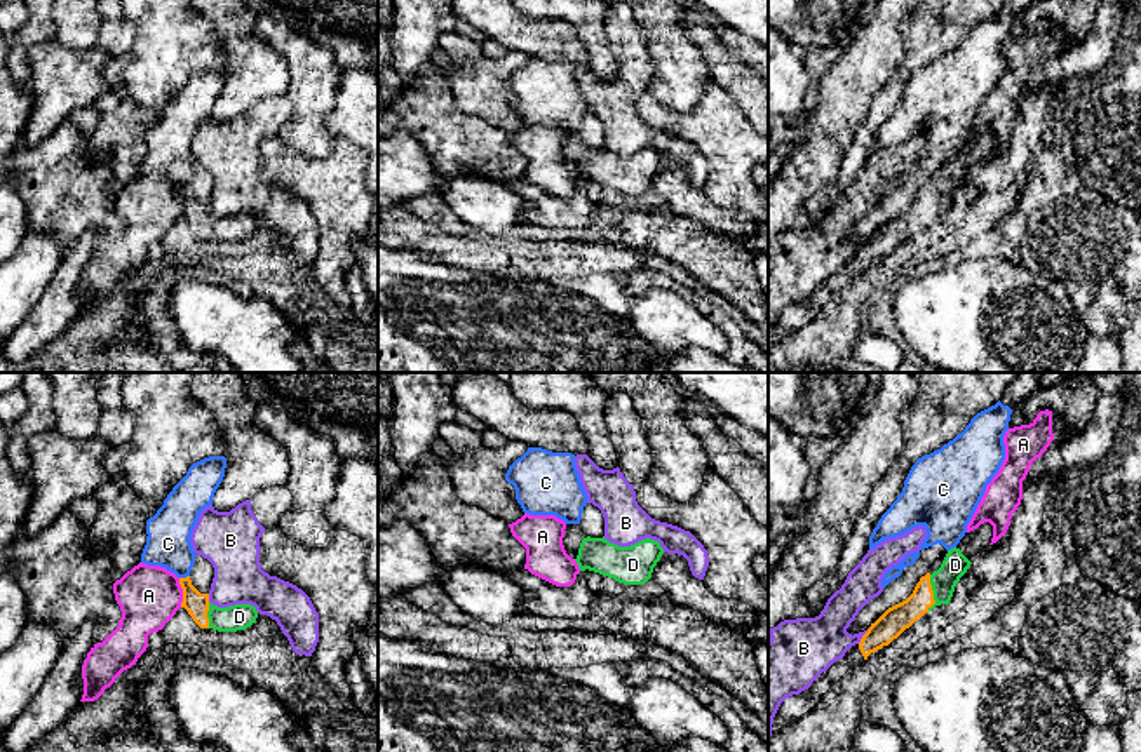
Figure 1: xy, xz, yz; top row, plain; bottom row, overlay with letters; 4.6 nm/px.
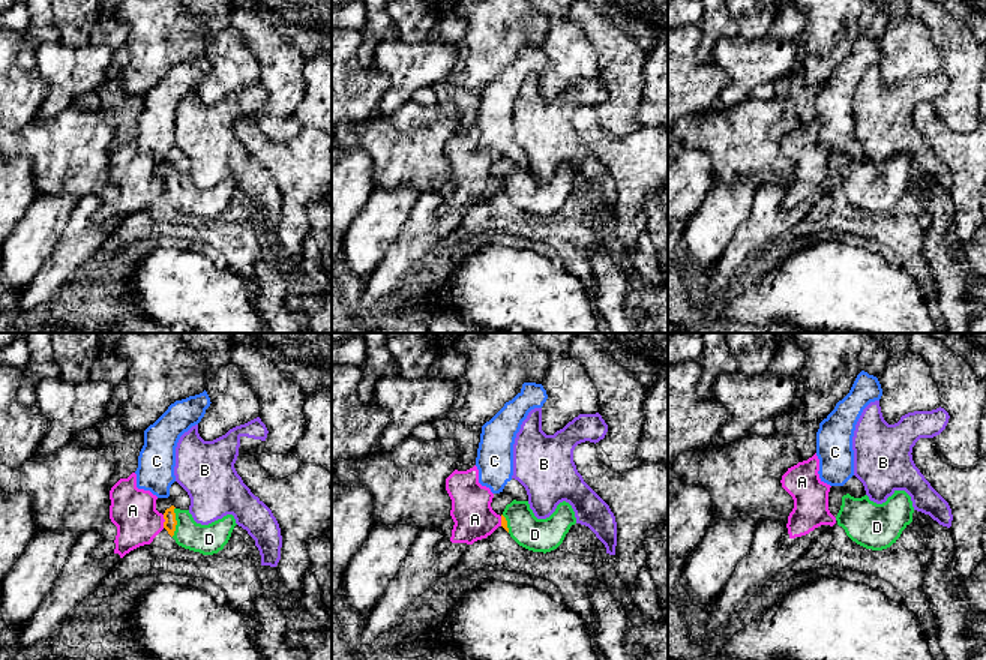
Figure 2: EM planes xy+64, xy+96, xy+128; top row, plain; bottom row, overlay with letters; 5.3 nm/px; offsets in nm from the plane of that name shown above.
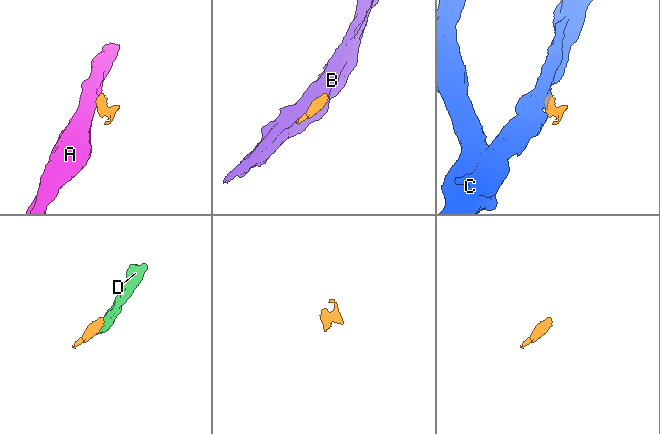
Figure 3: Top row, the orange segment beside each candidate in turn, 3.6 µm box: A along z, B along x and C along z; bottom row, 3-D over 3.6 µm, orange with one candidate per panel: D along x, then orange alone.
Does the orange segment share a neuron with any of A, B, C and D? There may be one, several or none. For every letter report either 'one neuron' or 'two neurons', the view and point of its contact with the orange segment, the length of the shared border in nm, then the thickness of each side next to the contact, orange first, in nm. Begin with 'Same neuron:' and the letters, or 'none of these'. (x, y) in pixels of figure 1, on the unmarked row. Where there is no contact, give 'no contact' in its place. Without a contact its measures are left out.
Same neuron: D
A: two neurons | xy (183, 202) | 140 nm | 110/280 nm
B: two neurons | yz (863, 248) | 80 nm | 120/260 nm
C: two neurons | xy (183, 188) | 50 nm | 110/200 nm
D: one neuron | yz (932, 202) | 170 nm | 120/120 nm

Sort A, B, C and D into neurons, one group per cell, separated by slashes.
A / B / C / D

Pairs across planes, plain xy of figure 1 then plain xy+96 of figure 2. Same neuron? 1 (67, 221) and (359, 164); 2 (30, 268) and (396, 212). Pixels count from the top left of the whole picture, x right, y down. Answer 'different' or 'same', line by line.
1: different
2: same

